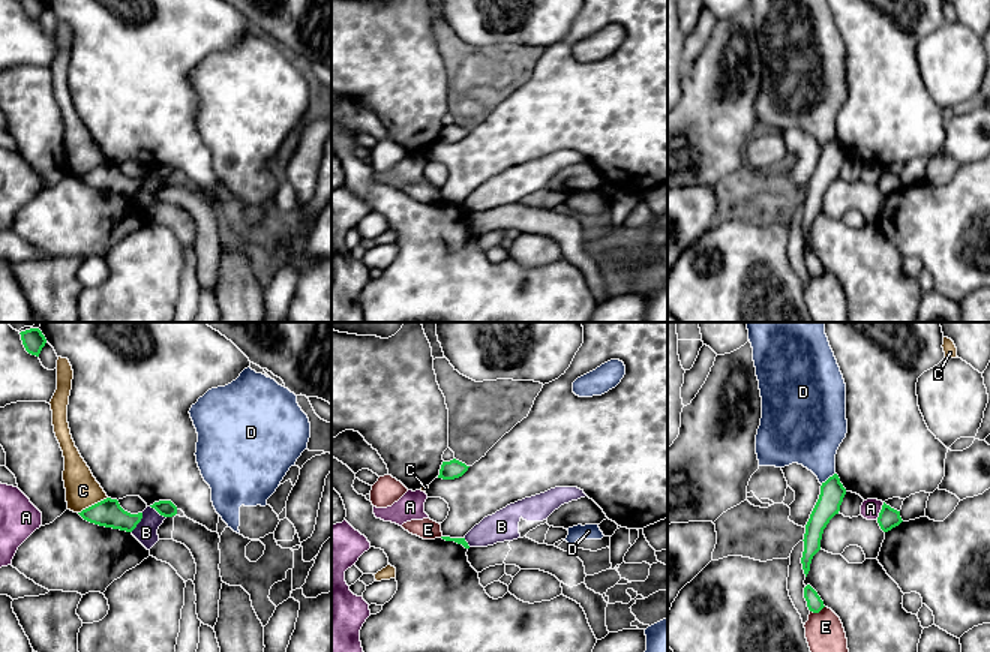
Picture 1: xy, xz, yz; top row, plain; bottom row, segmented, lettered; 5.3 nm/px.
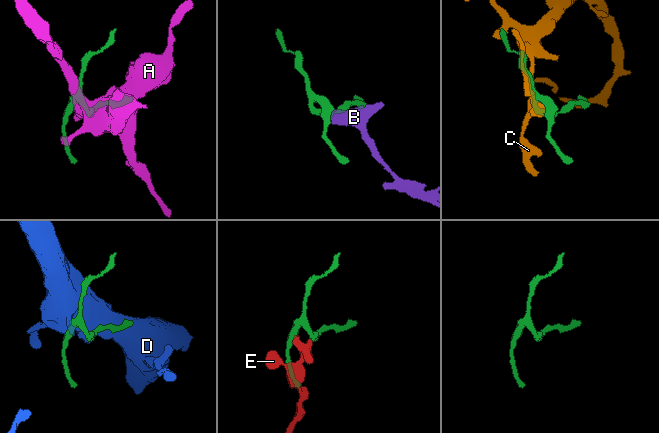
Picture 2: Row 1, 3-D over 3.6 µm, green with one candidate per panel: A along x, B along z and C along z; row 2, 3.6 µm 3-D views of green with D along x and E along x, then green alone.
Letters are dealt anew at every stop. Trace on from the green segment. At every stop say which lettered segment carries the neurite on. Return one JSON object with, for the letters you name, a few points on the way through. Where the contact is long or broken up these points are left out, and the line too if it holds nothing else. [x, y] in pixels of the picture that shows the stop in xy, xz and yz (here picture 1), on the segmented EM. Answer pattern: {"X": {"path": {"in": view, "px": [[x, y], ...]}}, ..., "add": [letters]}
{"add": []}

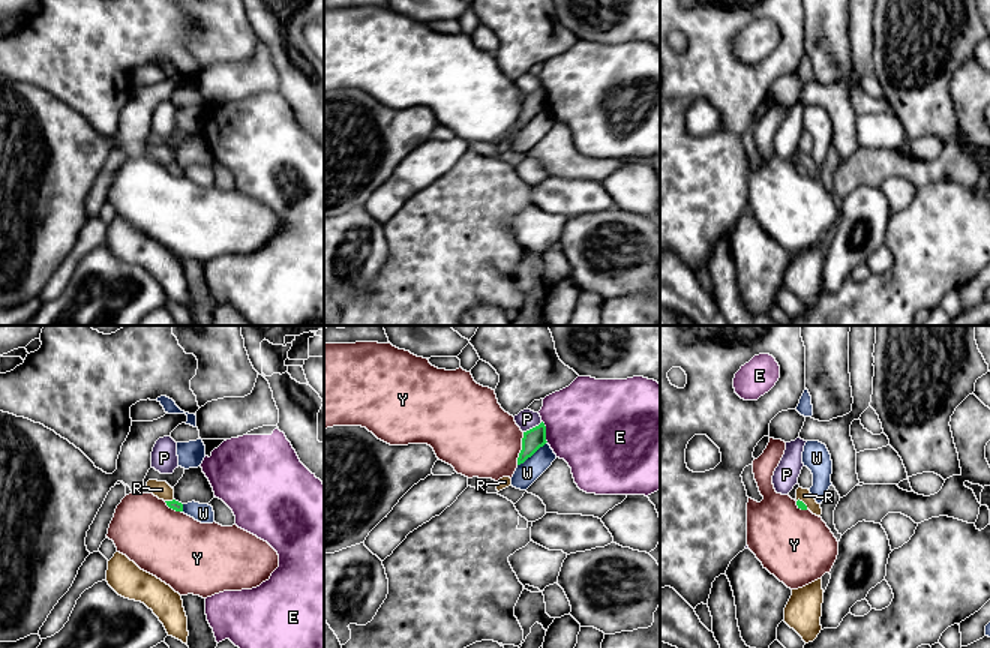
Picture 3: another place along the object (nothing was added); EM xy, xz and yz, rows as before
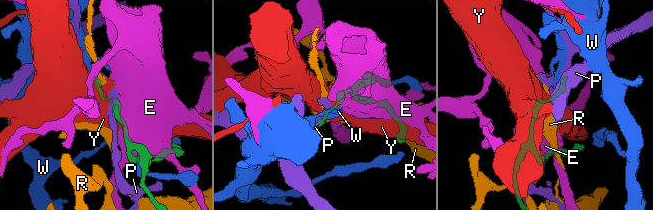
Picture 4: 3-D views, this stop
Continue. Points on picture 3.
{"add": []}

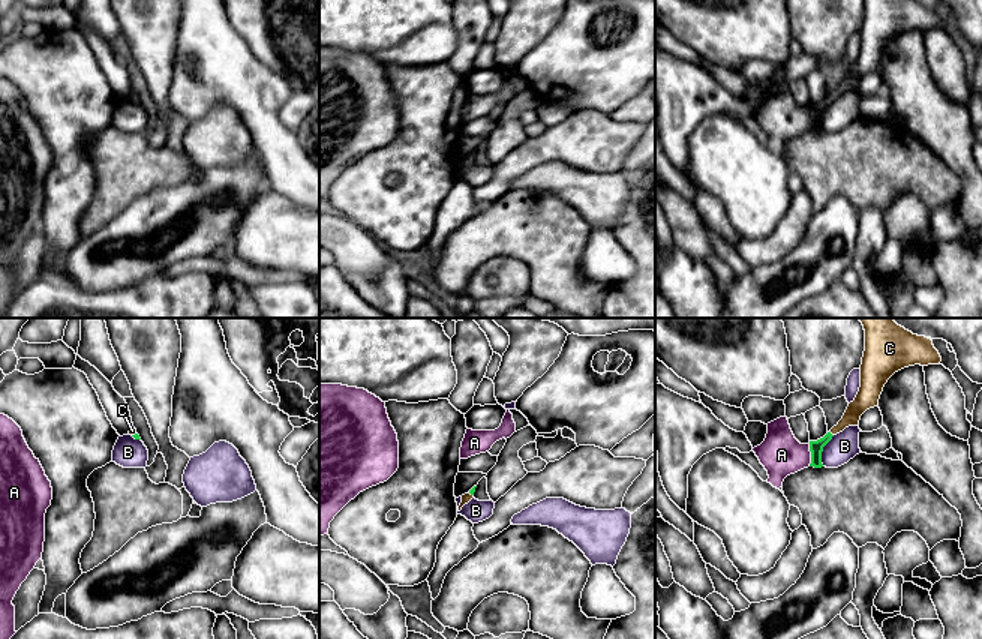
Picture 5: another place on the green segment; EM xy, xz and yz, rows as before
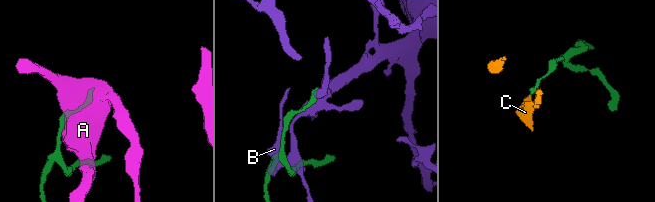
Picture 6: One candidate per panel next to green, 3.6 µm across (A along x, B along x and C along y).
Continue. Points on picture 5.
{"C": {"path": {"in": "yz", "px": [[816, 447], [831, 434], [864, 401]]}}, "add": ["C"]}

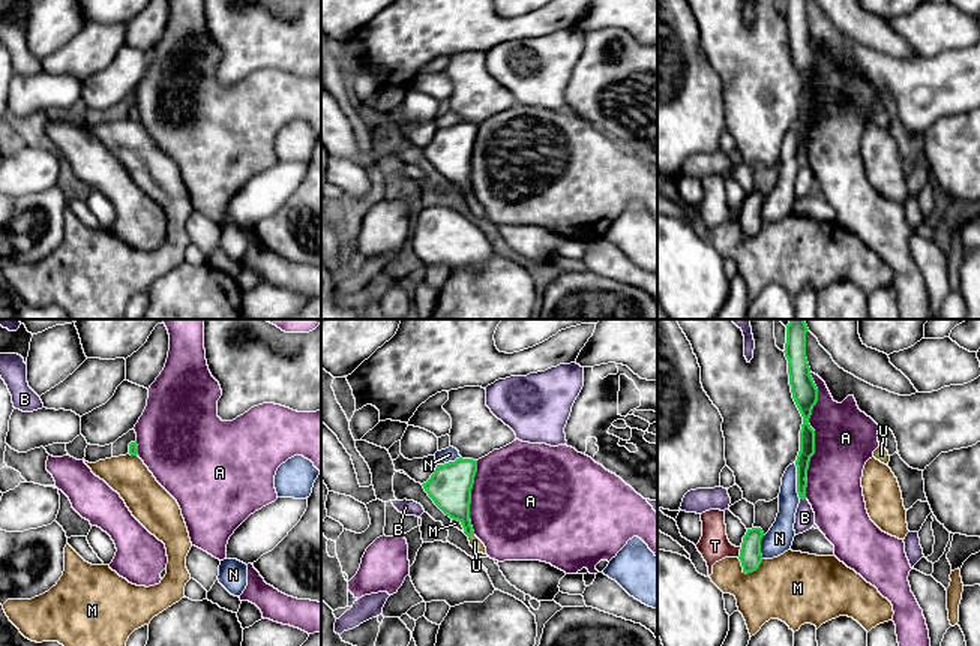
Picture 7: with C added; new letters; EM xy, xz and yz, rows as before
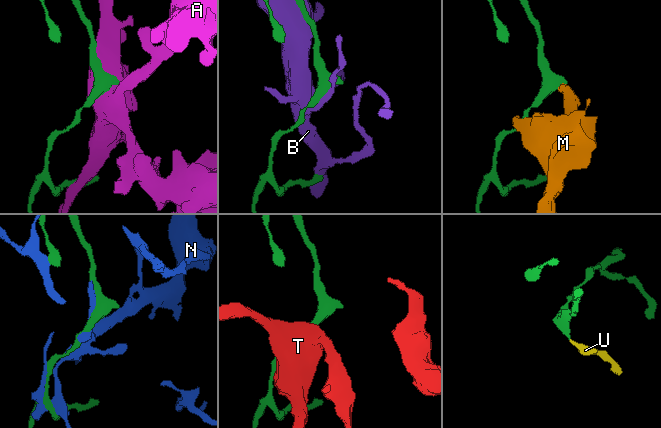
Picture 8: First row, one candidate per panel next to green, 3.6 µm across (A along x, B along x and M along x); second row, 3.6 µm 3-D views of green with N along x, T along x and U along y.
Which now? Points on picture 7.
{"U": {"path": {"in": "xz", "px": [[452, 493], [470, 535], [474, 541]]}}, "add": ["U"]}

